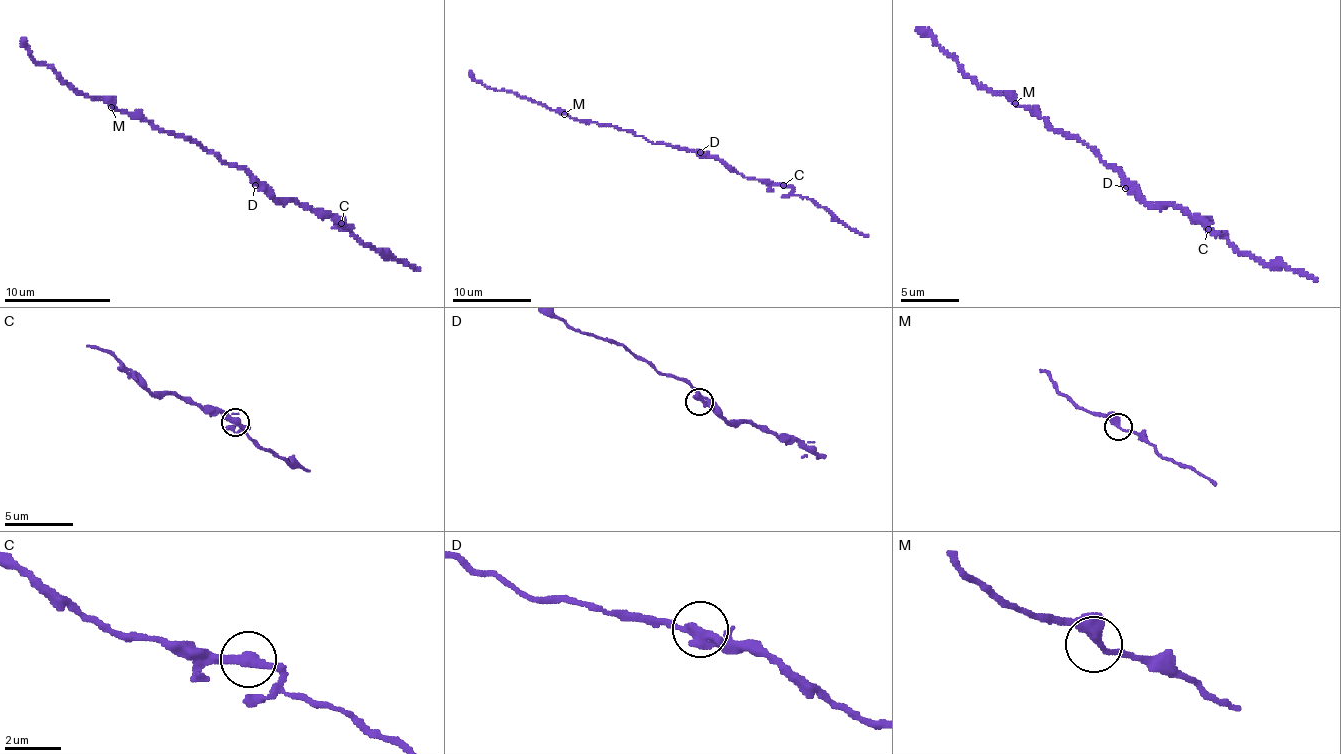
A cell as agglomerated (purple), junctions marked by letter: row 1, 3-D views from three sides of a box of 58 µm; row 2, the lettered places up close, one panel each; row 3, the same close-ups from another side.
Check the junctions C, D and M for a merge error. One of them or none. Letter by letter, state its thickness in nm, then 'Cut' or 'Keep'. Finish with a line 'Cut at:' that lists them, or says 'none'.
C: Thickness 260 nm. Keep
D: Thickness 320 nm. Keep
M: Thickness 360 nm. Keep
Cut at: none

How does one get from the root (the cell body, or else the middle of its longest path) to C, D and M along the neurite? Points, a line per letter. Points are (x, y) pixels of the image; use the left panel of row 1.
C: (226, 164), (245, 166), (276, 198), (292, 198), (300, 206), (328, 212), (342, 222)
D: (226, 164), (241, 166), (255, 185)
M: (226, 164), (196, 142), (178, 134), (159, 131), (148, 121), (131, 118), (111, 107)

